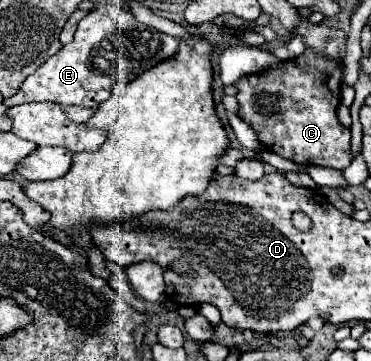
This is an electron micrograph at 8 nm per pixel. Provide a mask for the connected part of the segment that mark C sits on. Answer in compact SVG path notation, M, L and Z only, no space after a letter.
M305 48L301 56L243 76L235 86L239 118L257 132L263 148L297 164L315 164L335 170L343 170L351 164L351 134L337 118L343 86L343 66L337 60Z

